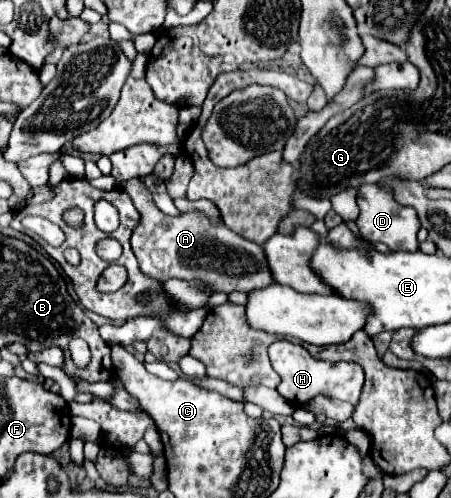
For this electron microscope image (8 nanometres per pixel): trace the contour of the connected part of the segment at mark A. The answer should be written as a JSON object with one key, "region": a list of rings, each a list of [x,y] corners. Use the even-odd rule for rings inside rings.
{"region":[[[138,178],[124,182],[122,188],[130,194],[136,206],[150,206],[150,210],[140,210],[142,220],[132,232],[132,250],[144,274],[160,282],[166,282],[170,278],[198,278],[206,284],[212,284],[216,292],[250,292],[274,284],[264,246],[250,242],[236,232],[230,232],[230,228],[224,228],[222,222],[218,226],[212,226],[204,212],[188,212],[176,218],[166,216],[156,208],[152,194],[148,194],[150,190]]]}

